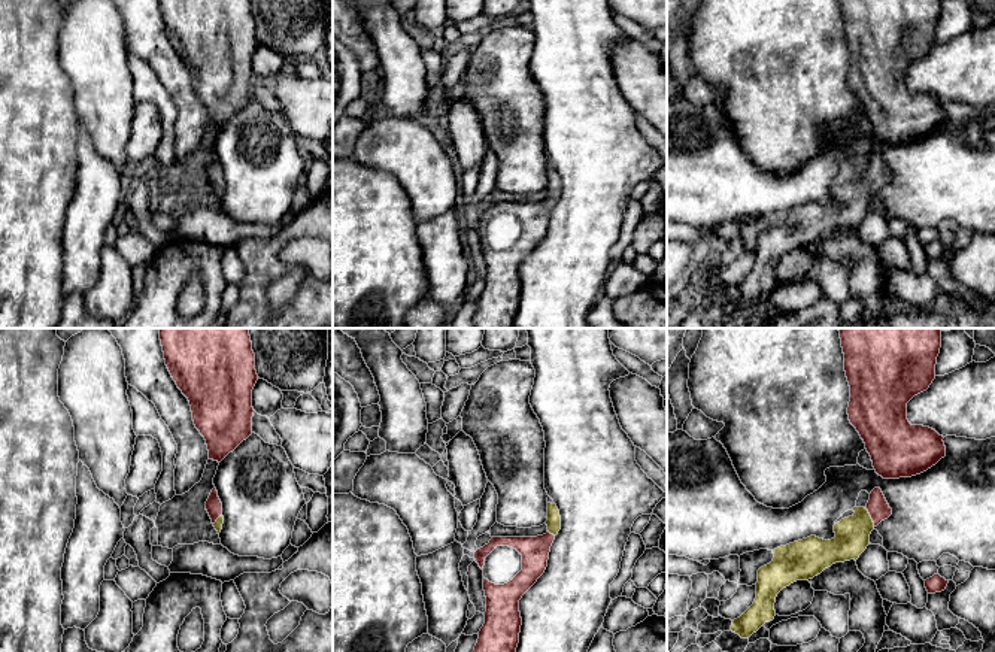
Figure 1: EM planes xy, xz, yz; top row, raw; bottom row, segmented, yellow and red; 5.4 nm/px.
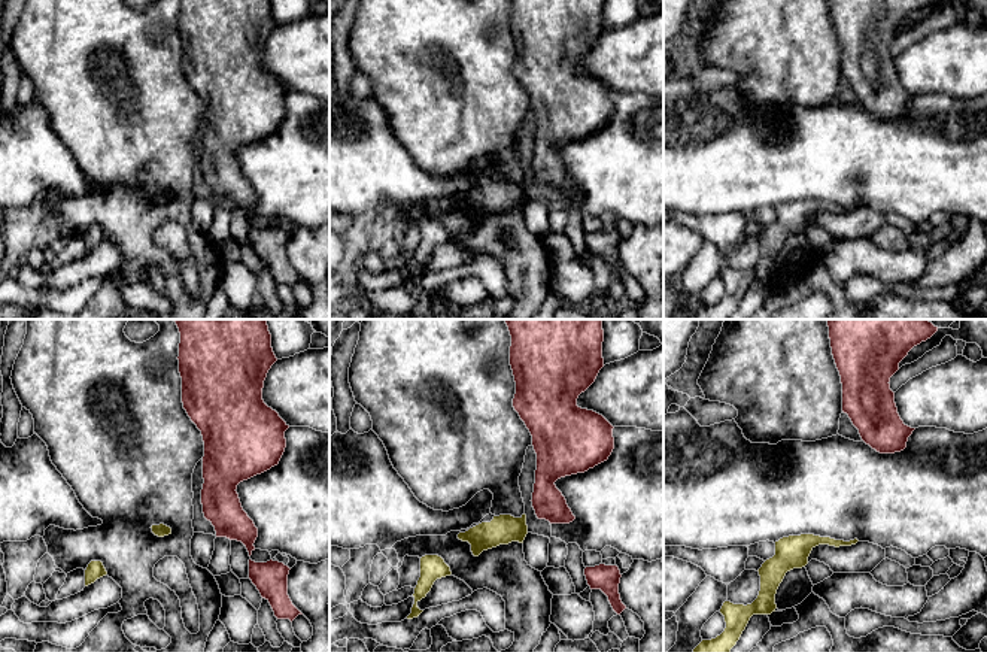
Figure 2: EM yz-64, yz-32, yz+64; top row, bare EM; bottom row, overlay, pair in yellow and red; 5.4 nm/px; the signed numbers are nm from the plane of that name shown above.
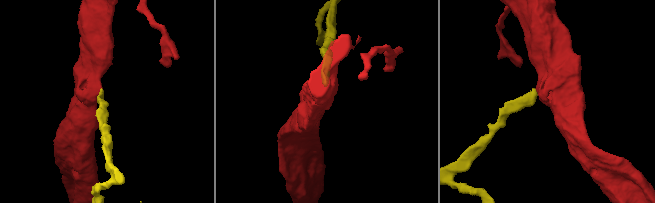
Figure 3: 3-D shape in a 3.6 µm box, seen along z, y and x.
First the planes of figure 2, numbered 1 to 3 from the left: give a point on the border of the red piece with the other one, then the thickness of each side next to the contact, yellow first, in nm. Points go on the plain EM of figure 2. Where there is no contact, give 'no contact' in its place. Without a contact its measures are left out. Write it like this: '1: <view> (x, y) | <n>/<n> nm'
1: no contact
2: no contact
3: no contact

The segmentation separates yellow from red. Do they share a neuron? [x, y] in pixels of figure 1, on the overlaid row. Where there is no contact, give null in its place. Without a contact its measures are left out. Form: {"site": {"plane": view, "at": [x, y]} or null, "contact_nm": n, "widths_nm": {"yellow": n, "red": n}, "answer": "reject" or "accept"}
{"site": {"plane": "yz", "at": [870, 516]}, "contact_nm": 120, "widths_nm": {"yellow": 190, "red": 120}, "answer": "accept"}

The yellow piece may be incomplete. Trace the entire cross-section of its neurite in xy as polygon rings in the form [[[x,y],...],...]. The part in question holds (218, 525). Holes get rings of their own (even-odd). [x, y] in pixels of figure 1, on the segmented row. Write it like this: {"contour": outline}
{"contour": [[[216,488],[212,489],[207,501],[206,501],[206,510],[212,519],[212,524],[215,527],[215,530],[218,531],[218,534],[222,530],[222,524],[224,524],[224,516],[222,516],[222,503],[218,497],[218,491]]]}

